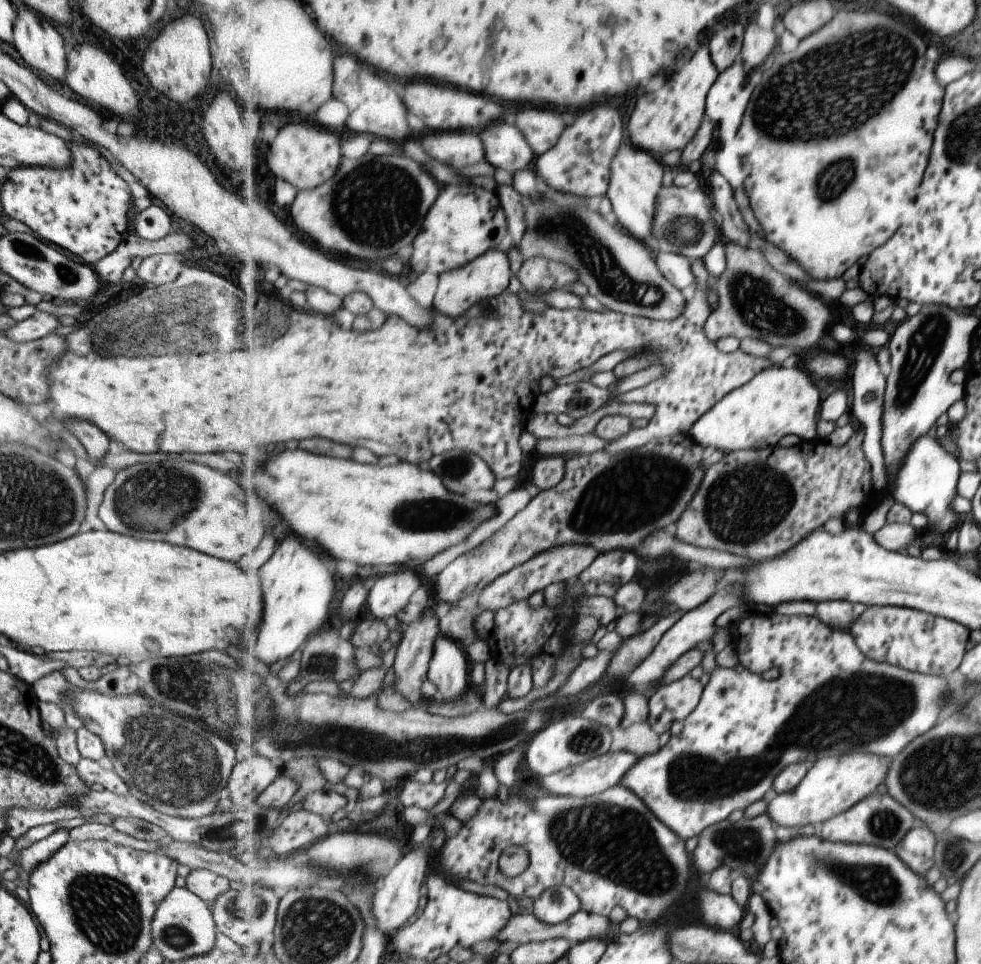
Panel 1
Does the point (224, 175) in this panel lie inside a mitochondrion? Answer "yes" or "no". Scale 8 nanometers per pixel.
no

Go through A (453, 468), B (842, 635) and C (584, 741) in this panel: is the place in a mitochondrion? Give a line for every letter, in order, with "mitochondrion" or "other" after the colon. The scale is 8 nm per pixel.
A: mitochondrion
B: other
C: mitochondrion

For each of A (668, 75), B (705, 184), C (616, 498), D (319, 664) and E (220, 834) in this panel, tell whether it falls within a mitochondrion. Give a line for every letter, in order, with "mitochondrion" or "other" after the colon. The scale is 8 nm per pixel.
A: other
B: other
C: mitochondrion
D: mitochondrion
E: mitochondrion

